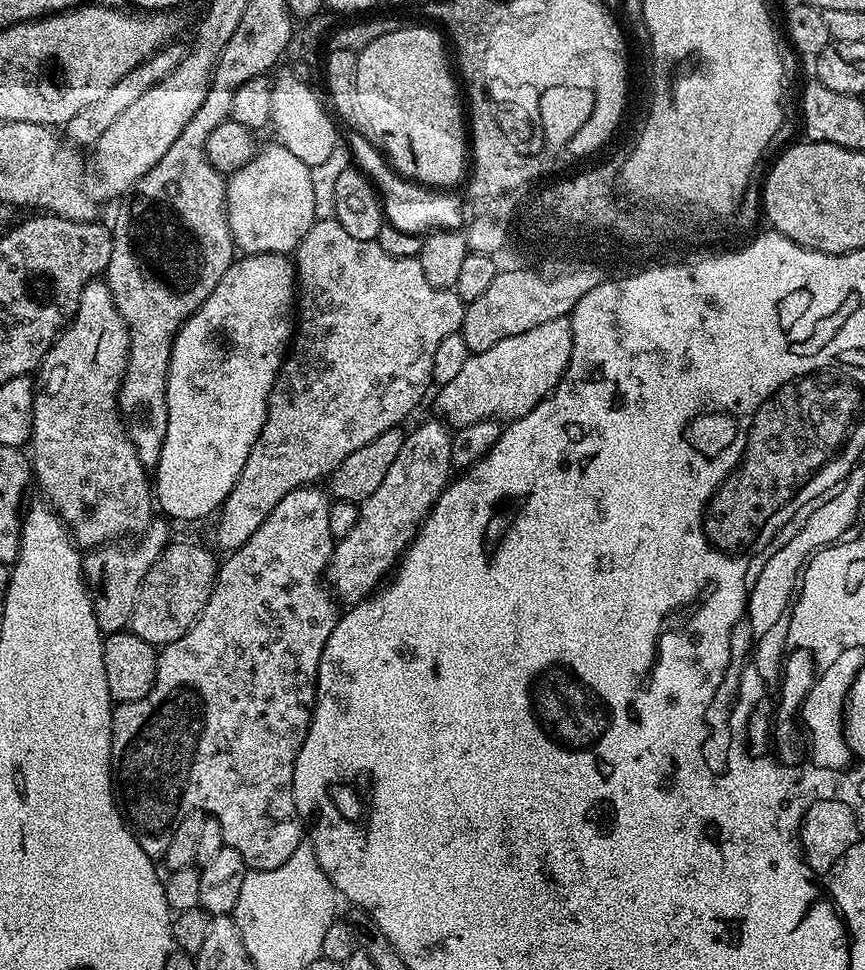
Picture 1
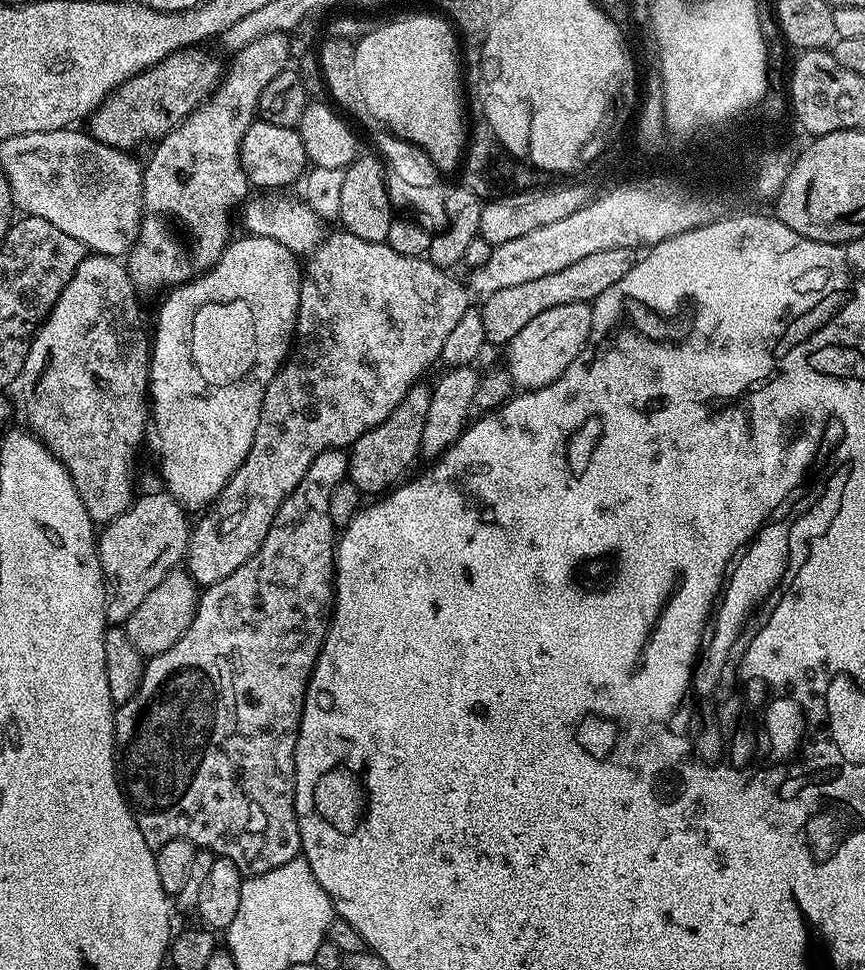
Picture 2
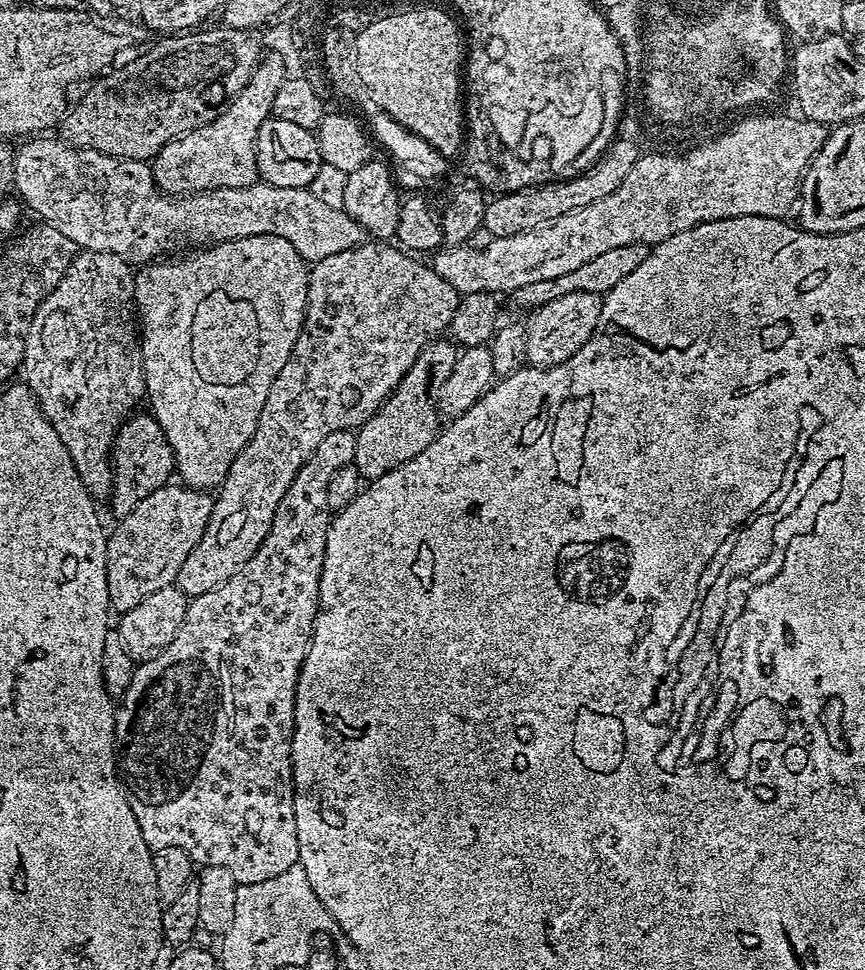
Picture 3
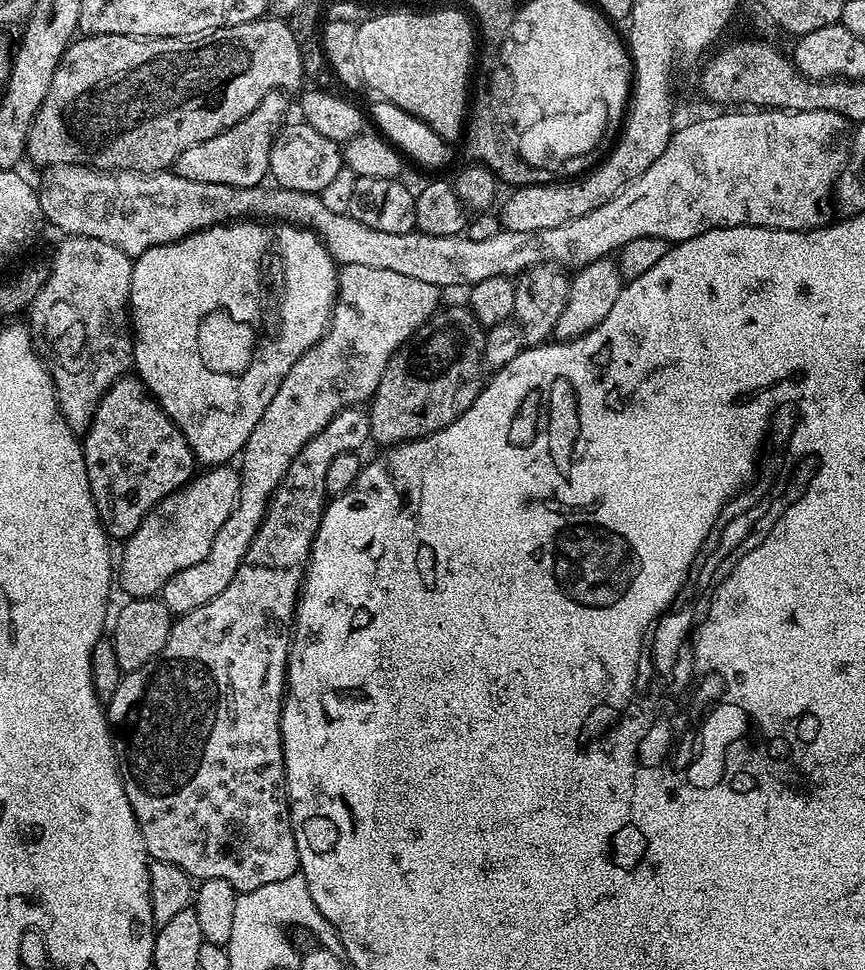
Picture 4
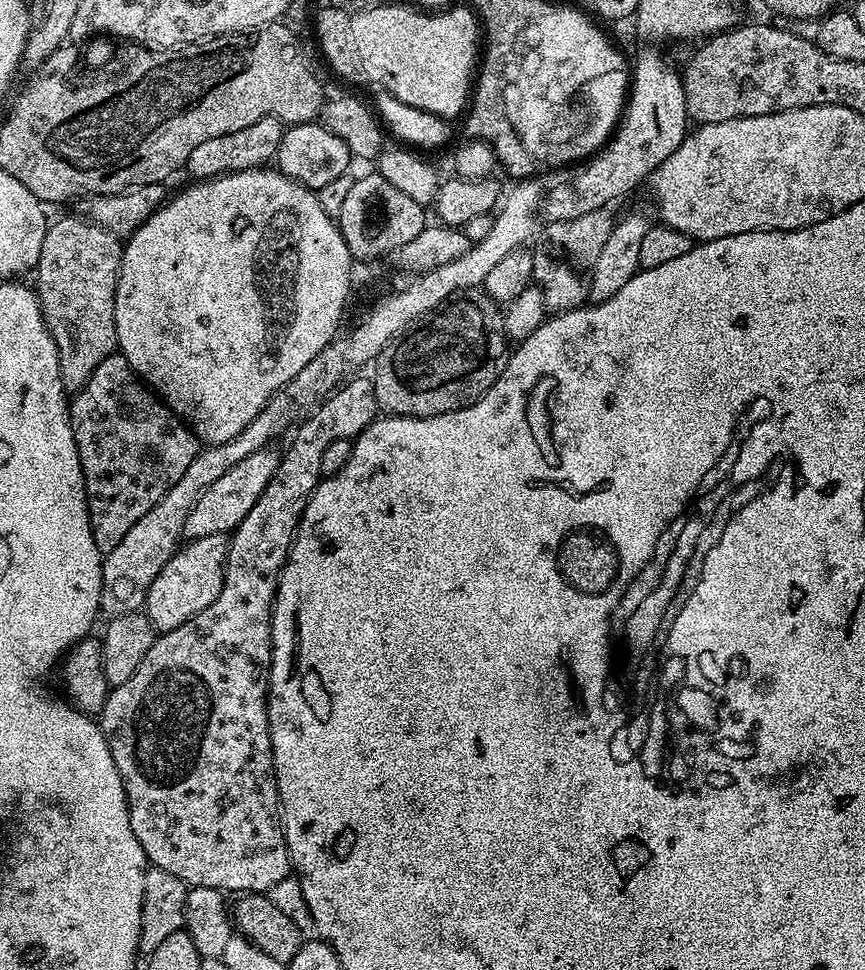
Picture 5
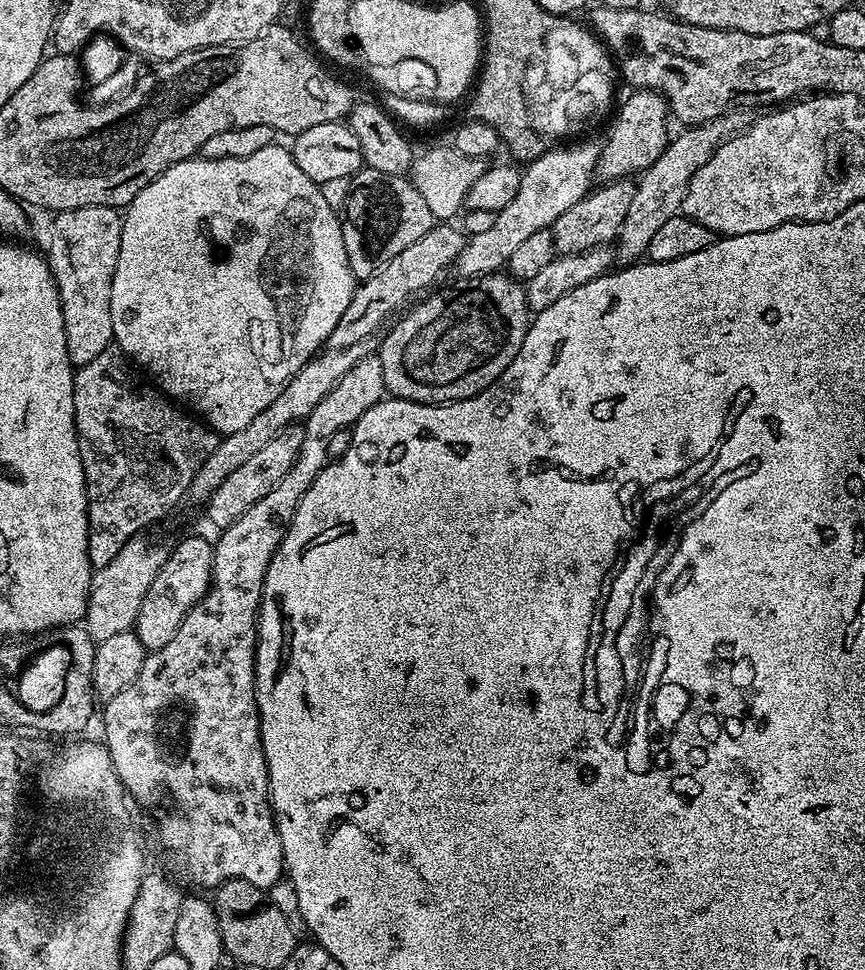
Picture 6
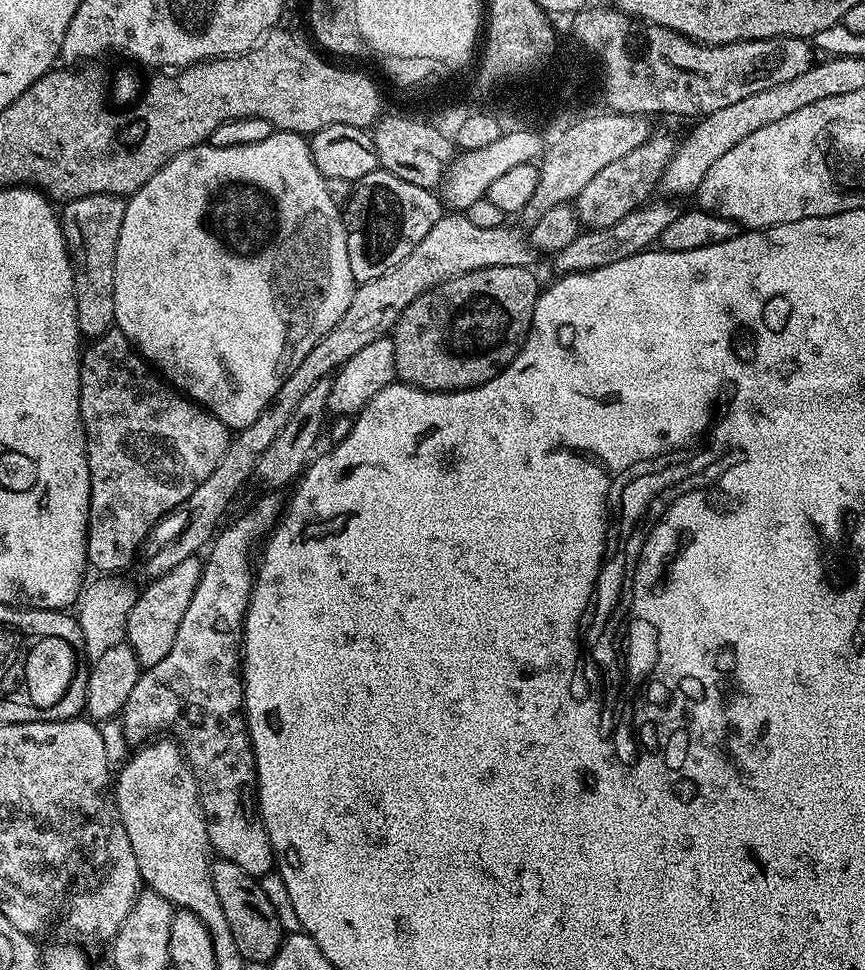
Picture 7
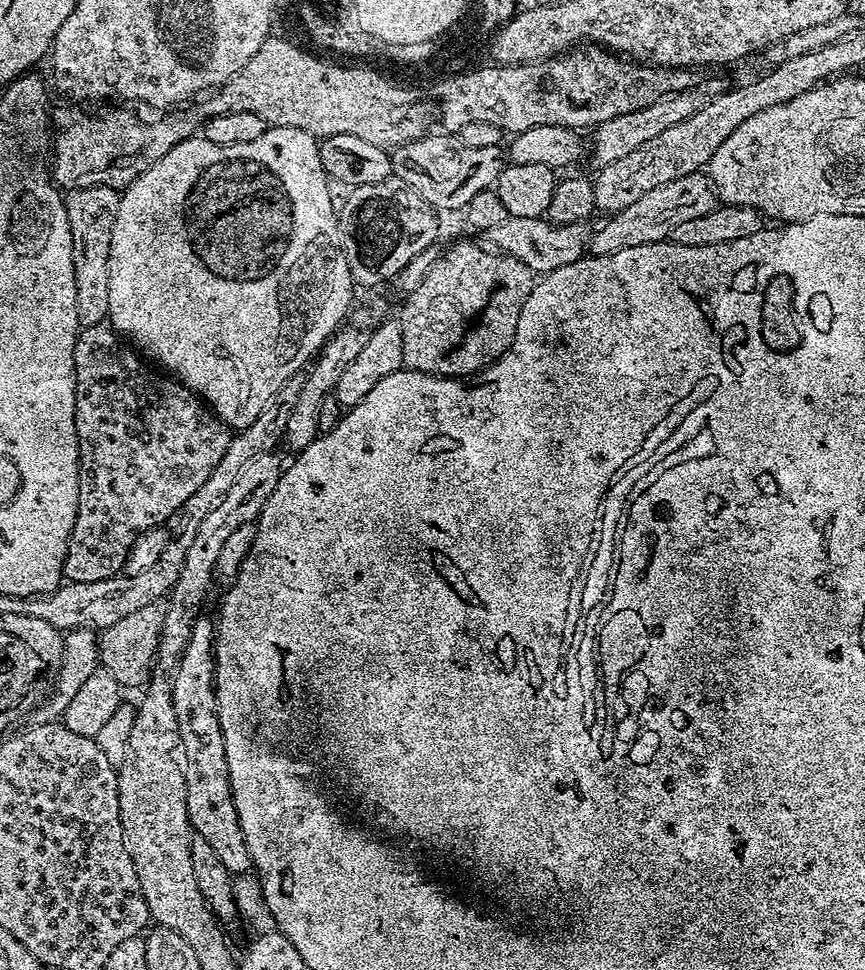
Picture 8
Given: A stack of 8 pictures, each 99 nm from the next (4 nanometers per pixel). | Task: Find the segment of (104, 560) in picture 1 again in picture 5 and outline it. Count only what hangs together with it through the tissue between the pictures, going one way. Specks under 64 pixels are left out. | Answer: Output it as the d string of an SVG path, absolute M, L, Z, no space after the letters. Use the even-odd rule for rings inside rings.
M265 450L250 454L250 458L242 458L238 466L232 467L230 474L222 474L214 486L210 486L198 498L196 505L190 510L190 518L186 518L184 527L185 537L197 540L203 536L213 536L214 534L231 533L250 514L250 506L258 502L262 490L274 478L274 474L280 465L281 453L279 451Z

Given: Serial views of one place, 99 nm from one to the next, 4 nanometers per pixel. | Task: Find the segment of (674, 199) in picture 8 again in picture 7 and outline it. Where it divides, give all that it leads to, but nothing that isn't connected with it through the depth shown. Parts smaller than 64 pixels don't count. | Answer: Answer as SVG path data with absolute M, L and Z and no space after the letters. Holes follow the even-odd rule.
M653 199L633 209L609 228L590 228L581 231L580 235L574 238L574 242L570 242L570 246L555 253L557 273L588 272L591 268L606 266L610 262L618 262L622 258L630 258L634 254L651 249L659 241L662 230L666 230L666 226L670 226L670 222L674 222L674 218L678 218L681 211L677 205L672 205L675 203L671 199L660 199L664 200Z

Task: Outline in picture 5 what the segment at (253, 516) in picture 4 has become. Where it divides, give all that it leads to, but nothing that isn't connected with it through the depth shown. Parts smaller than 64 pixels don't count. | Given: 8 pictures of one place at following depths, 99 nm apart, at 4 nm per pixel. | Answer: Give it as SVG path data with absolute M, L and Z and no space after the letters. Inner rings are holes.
M225 534L192 540L177 548L170 562L162 566L158 578L150 582L143 607L157 633L163 634L190 622L190 618L202 614L202 610L206 610L206 606L210 606L210 602L222 594L224 566L228 562L228 541L229 537Z

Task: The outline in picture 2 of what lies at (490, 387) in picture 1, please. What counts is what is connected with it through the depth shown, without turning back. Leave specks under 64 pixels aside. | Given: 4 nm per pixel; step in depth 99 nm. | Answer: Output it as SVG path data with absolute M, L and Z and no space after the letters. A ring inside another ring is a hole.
M570 302L566 306L554 306L554 310L546 310L538 314L514 338L508 341L508 365L506 371L513 385L520 390L541 388L554 382L578 358L578 354L588 342L592 329L591 303L579 304Z

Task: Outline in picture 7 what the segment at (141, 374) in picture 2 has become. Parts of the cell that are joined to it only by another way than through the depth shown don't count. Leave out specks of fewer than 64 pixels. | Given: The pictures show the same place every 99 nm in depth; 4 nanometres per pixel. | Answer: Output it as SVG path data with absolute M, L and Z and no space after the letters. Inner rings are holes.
M94 194L67 201L59 213L60 228L68 247L68 259L74 265L72 277L76 291L76 325L84 338L95 338L113 327L114 270L116 247L122 230L125 201L119 196Z

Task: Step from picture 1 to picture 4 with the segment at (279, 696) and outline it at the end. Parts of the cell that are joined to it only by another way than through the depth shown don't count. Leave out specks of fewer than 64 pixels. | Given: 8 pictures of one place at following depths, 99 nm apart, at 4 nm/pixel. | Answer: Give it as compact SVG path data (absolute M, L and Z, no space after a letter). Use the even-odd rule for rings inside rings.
M360 406L347 408L334 414L334 418L330 418L330 422L326 422L326 426L322 426L322 430L318 430L318 434L314 434L314 438L310 438L310 442L306 442L302 450L298 450L294 462L290 462L288 473L273 492L264 521L260 523L254 542L250 542L250 550L246 550L246 558L242 558L234 578L230 578L230 586L226 586L226 590L222 590L218 598L198 606L198 610L183 613L173 623L170 638L166 638L166 646L153 660L146 662L146 666L142 666L136 672L127 673L121 679L118 690L114 690L112 699L107 701L106 711L109 725L114 733L120 775L124 777L126 798L136 815L136 821L144 839L144 848L152 860L170 862L178 866L192 877L193 881L222 878L230 882L230 886L235 888L237 893L242 893L258 890L258 886L266 886L266 882L282 882L282 878L297 875L300 859L288 813L288 787L284 773L284 747L280 733L280 711L284 705L288 678L288 649L292 643L292 625L296 620L296 605L304 587L304 572L308 569L308 556L312 553L312 543L316 537L320 515L324 512L328 496L326 473L330 462L334 462L334 458L338 458L338 454L343 452L360 452L363 444L369 443L371 434L367 411Z

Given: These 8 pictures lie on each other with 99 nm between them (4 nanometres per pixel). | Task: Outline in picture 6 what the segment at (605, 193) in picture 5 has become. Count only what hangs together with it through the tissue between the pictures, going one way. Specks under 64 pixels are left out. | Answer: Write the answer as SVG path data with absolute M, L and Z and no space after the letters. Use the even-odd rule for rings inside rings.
M636 90L631 94L633 96L621 106L620 113L608 132L608 141L603 141L594 175L597 181L609 182L635 177L658 162L668 145L670 113L667 100L661 93L647 90Z

